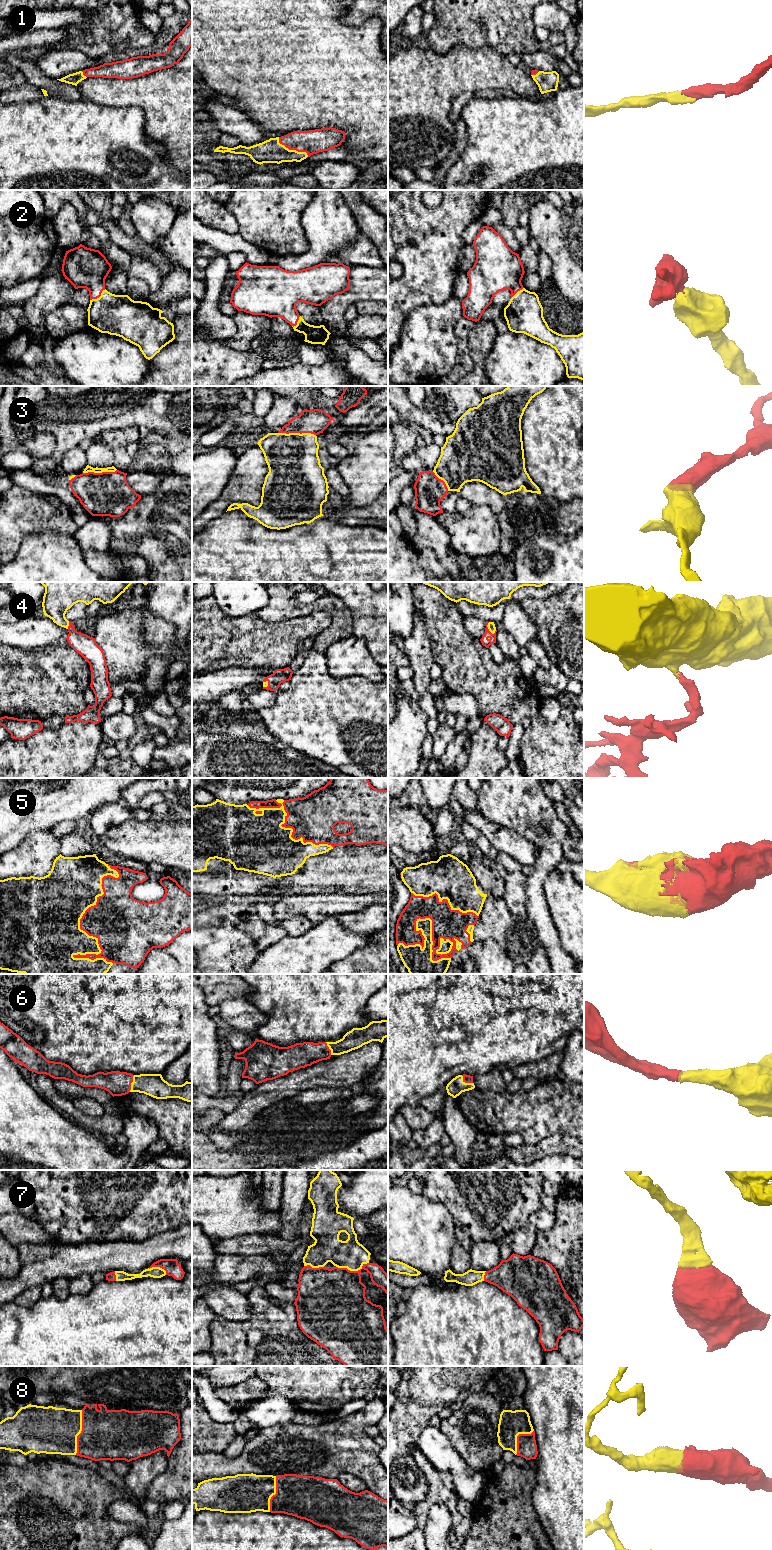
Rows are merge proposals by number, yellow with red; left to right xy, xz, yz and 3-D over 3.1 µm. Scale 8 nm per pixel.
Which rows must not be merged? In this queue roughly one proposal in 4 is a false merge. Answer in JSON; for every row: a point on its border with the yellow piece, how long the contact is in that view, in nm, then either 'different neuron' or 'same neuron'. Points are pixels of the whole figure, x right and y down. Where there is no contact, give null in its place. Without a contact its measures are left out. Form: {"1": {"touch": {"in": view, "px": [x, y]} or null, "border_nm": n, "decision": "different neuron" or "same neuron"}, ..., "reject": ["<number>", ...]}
{"1": {"touch": {"in": "xz", "px": [292, 150]}, "border_nm": 300, "decision": "same neuron"}, "2": {"touch": {"in": "xy", "px": [99, 297]}, "border_nm": 160, "decision": "same neuron"}, "3": {"touch": {"in": "xz", "px": [297, 433]}, "border_nm": 300, "decision": "same neuron"}, "4": {"touch": {"in": "yz", "px": [488, 628]}, "border_nm": 110, "decision": "same neuron"}, "5": {"touch": {"in": "xy", "px": [82, 915]}, "border_nm": 800, "decision": "same neuron"}, "6": {"touch": {"in": "xy", "px": [131, 1083]}, "border_nm": 140, "decision": "same neuron"}, "7": {"touch": {"in": "xz", "px": [349, 1269]}, "border_nm": 220, "decision": "same neuron"}, "8": {"touch": {"in": "xy", "px": [80, 1432]}, "border_nm": 360, "decision": "same neuron"}, "reject": []}

